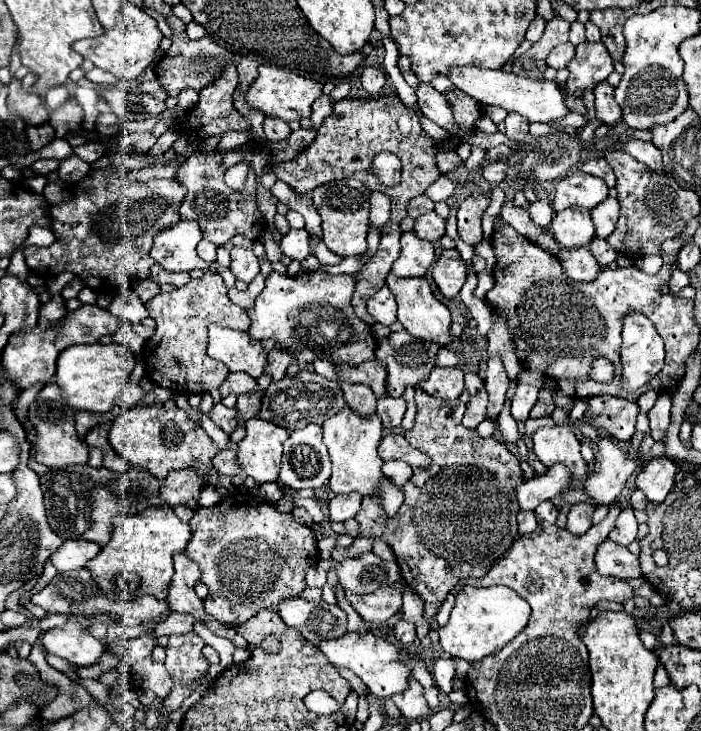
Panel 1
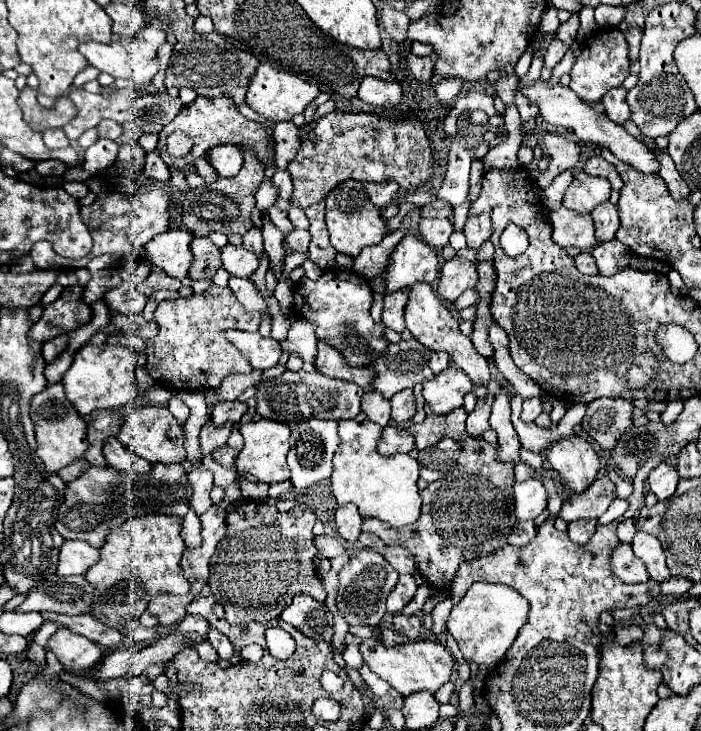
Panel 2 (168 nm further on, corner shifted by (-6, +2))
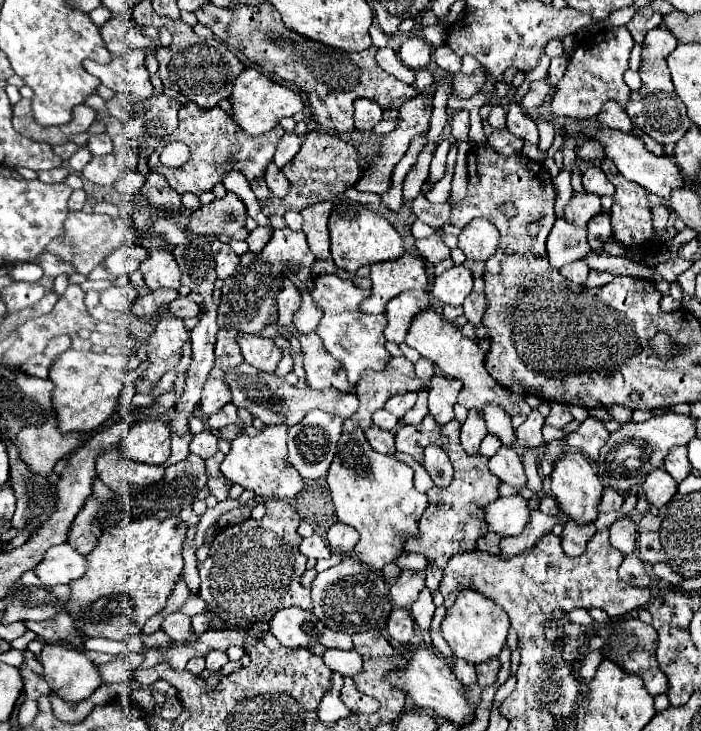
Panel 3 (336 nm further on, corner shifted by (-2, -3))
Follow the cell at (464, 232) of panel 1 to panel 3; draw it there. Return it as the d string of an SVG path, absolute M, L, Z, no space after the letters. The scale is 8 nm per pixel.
M474 219L458 235L458 247L464 251L466 259L486 261L488 257L494 255L494 251L498 247L498 237L500 235L498 235L494 223L490 223L486 219Z

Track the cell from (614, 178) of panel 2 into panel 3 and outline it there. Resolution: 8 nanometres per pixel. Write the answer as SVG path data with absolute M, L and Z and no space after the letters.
M588 167L582 173L582 185L586 191L590 193L598 193L598 195L614 195L614 185L608 181L608 177L604 175L604 171L600 167Z

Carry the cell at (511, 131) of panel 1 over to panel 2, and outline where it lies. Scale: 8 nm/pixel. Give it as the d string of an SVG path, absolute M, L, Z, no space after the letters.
M516 94L516 108L518 108L520 118L522 118L524 122L538 116L538 106L536 106L532 100L528 100L524 94Z

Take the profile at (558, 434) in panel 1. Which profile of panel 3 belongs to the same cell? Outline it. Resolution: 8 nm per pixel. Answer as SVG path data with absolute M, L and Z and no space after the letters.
M580 451L564 453L554 463L554 471L552 471L550 479L552 479L552 495L554 495L556 503L564 509L564 513L568 513L570 519L574 519L576 523L592 523L592 521L596 521L596 517L598 517L596 505L600 501L600 495L602 495L604 487L602 487L602 481L598 479L598 475L592 469L586 455L582 455Z

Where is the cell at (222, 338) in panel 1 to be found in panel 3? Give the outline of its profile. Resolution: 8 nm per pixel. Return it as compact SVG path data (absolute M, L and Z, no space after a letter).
M238 335L236 343L240 345L246 363L250 363L260 371L274 373L282 357L282 351L274 345L272 339L264 339L260 335Z

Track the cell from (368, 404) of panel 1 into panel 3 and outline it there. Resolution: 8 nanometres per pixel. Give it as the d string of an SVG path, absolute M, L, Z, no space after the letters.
M380 409L380 411L374 413L374 425L380 427L380 429L392 431L396 427L396 423L398 423L398 419L394 415L390 415L388 411L384 411L384 409Z

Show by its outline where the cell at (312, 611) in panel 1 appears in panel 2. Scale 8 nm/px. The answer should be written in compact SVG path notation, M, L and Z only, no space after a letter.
M294 596L292 604L280 614L280 620L292 624L296 630L314 640L332 642L332 614L312 596Z

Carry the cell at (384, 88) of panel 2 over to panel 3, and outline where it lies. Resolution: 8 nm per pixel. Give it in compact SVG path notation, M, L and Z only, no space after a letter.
M356 99L354 101L354 123L356 129L364 129L370 131L374 129L374 125L382 119L384 109L380 109L380 105L372 99Z

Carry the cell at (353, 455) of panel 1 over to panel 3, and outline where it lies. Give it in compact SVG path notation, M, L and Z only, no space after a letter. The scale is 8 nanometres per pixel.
M354 429L352 433L342 433L342 437L338 441L338 449L336 449L336 459L332 461L326 479L328 479L328 489L332 495L334 507L336 507L338 521L352 525L360 533L360 541L354 547L354 555L362 563L366 563L378 571L386 563L390 563L398 555L402 555L402 545L408 537L418 535L418 521L420 521L420 515L424 513L424 509L428 507L428 497L414 489L414 471L408 465L400 463L396 457L374 451L368 445L362 429Z

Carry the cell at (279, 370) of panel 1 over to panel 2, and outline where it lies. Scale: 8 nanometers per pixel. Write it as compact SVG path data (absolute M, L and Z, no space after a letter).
M296 316L292 322L292 328L288 330L288 338L280 344L282 350L288 350L290 354L300 354L304 362L314 362L316 358L316 326L302 316Z

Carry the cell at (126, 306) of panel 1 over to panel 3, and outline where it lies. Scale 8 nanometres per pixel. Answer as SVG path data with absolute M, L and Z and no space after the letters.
M110 287L100 293L100 305L110 309L110 311L120 311L128 313L132 303L136 301L136 289L134 287Z

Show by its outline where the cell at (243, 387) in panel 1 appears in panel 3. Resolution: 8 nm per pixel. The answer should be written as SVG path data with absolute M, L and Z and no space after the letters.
M208 379L202 389L202 399L200 399L200 409L206 415L212 415L220 411L228 401L230 401L230 387L226 385L224 379Z

